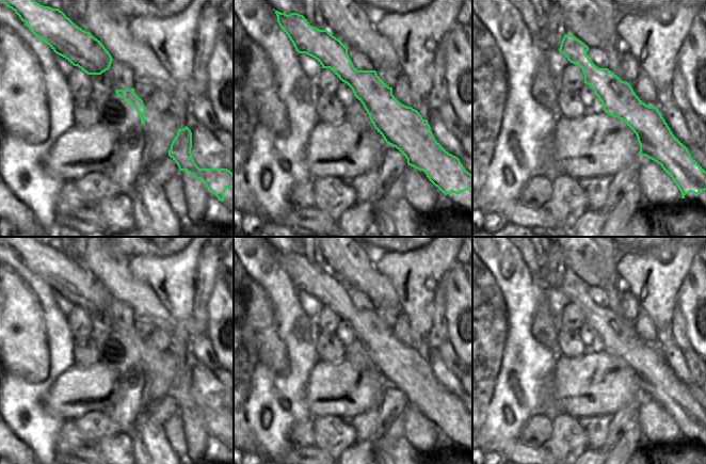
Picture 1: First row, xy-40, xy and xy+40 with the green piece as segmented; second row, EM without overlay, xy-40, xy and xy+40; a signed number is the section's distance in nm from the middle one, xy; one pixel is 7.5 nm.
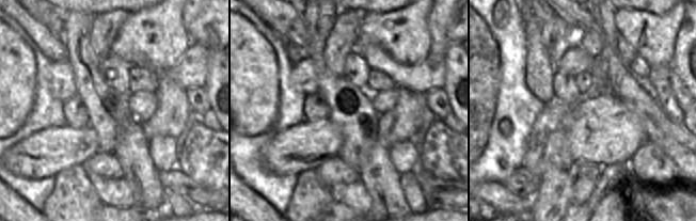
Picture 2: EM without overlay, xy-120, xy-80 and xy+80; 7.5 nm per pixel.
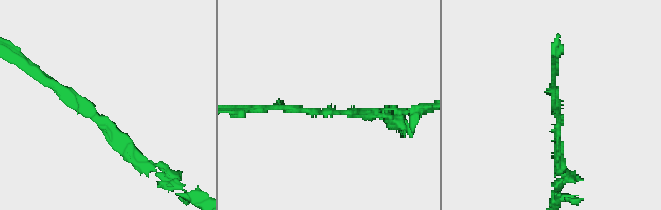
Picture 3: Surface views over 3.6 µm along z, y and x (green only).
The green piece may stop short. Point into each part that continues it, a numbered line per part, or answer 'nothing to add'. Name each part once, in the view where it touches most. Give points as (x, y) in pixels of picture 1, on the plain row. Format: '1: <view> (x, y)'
nothing to add

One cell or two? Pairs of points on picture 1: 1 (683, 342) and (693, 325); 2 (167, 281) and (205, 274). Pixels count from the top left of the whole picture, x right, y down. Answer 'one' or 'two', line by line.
1: two
2: two

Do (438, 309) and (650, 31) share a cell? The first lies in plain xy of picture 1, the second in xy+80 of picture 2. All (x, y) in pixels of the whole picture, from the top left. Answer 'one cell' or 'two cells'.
two cells

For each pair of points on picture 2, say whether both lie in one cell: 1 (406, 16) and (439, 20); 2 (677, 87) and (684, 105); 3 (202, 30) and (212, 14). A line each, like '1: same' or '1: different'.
1: different
2: same
3: same

